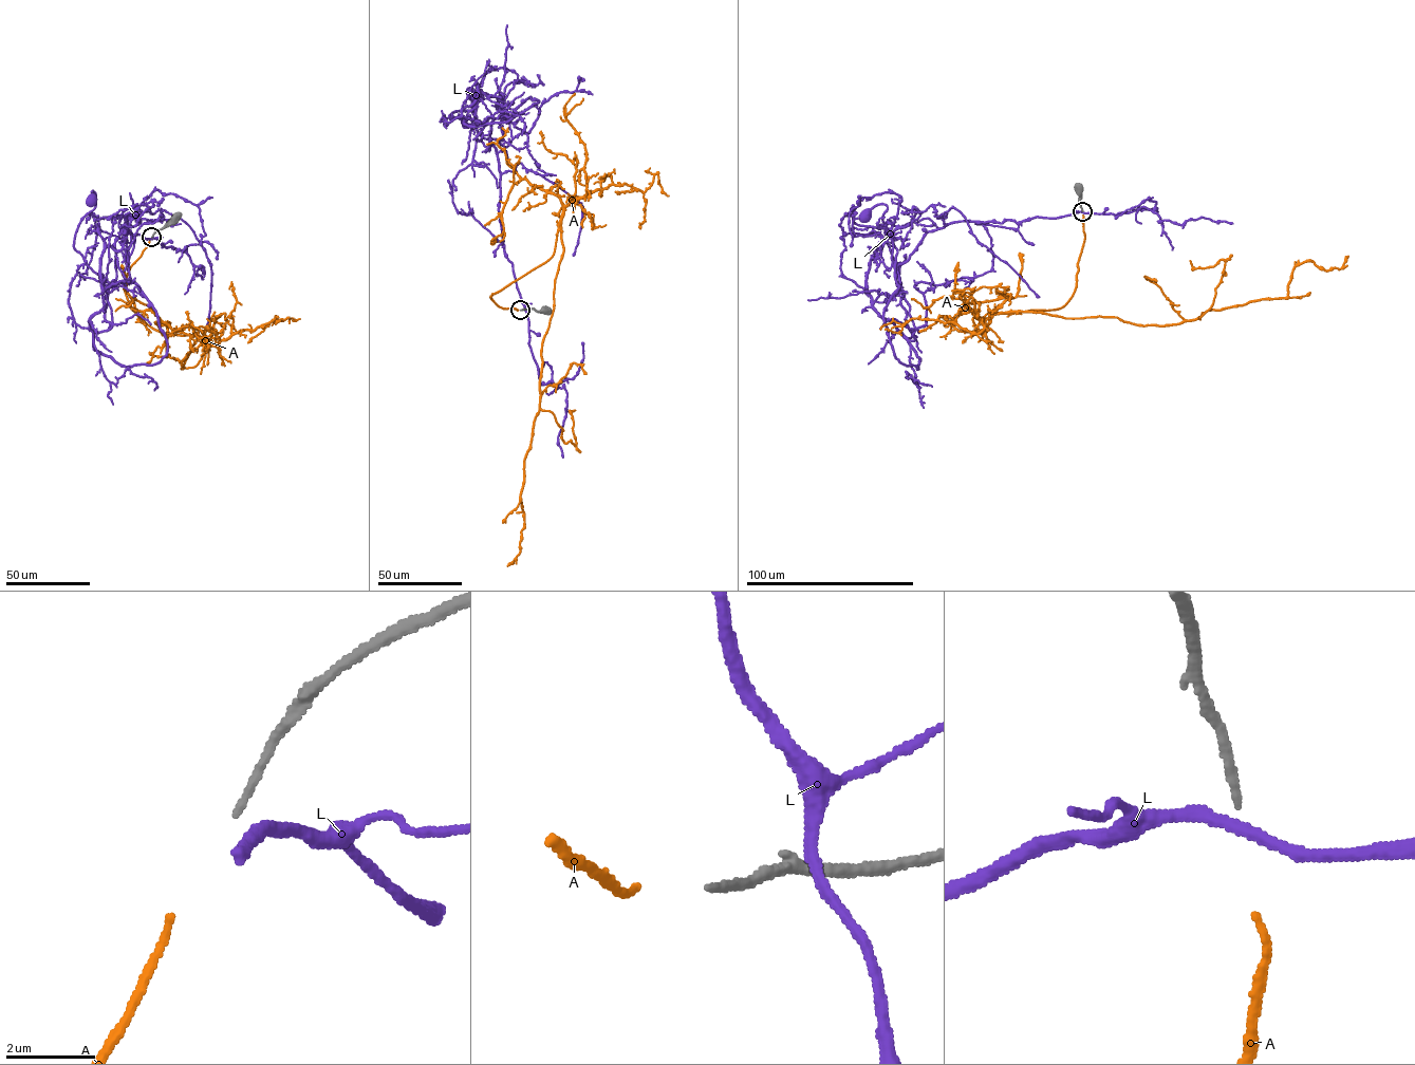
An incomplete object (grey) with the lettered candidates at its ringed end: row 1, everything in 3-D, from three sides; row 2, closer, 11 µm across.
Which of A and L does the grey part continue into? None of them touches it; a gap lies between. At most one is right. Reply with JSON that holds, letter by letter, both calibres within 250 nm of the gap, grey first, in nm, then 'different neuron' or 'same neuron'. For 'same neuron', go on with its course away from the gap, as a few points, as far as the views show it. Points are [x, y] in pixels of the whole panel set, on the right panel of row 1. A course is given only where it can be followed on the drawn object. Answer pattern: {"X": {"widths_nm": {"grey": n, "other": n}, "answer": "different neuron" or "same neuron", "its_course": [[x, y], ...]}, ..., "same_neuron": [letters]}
{"A": {"widths_nm": {"grey": 150, "other": 140}, "answer": "same neuron", "its_course": [[1083, 216], [1073, 295], [1057, 309], [1008, 314], [1179, 323], [1286, 297], [1296, 265], [1340, 268], [1348, 256]]}, "L": {"widths_nm": {"grey": 150, "other": 260}, "answer": "different neuron"}, "same_neuron": ["A"]}

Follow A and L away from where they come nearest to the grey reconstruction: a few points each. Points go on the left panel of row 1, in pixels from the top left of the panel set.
A: (149, 241), (125, 293), (153, 329), (198, 337), (183, 369), (166, 355), (169, 323), (167, 336), (154, 322)
L: (155, 238), (125, 224), (129, 280), (129, 256), (108, 246), (103, 307), (76, 324), (90, 200)

